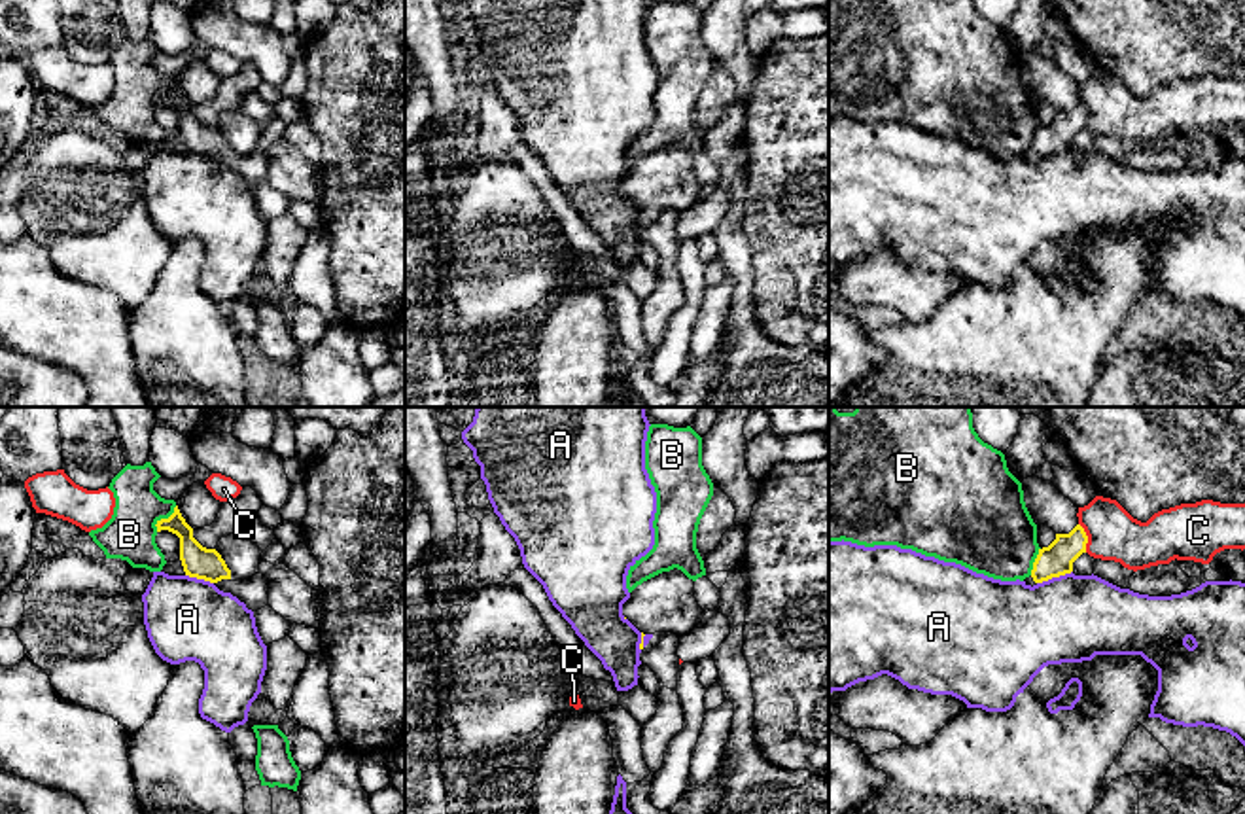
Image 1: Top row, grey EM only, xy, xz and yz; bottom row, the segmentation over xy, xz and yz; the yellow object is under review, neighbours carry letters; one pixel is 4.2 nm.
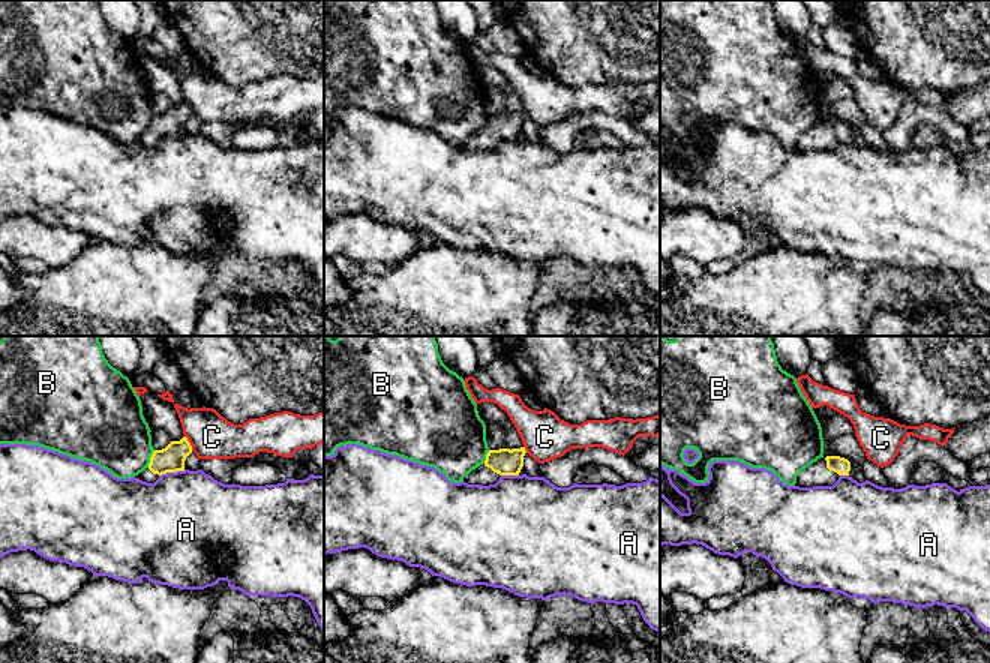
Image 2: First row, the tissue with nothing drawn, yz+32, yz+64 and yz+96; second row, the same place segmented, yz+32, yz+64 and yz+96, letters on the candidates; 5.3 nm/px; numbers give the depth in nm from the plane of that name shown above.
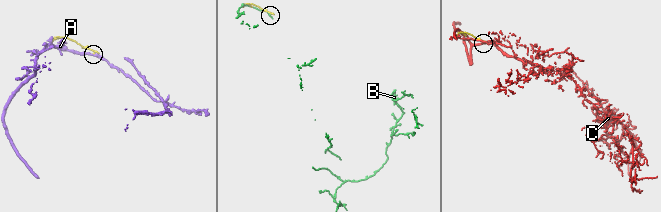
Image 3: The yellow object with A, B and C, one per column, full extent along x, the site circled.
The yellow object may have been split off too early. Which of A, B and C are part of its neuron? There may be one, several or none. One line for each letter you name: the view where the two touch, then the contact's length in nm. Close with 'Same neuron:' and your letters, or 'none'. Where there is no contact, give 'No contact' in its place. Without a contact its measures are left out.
Same neuron: none

